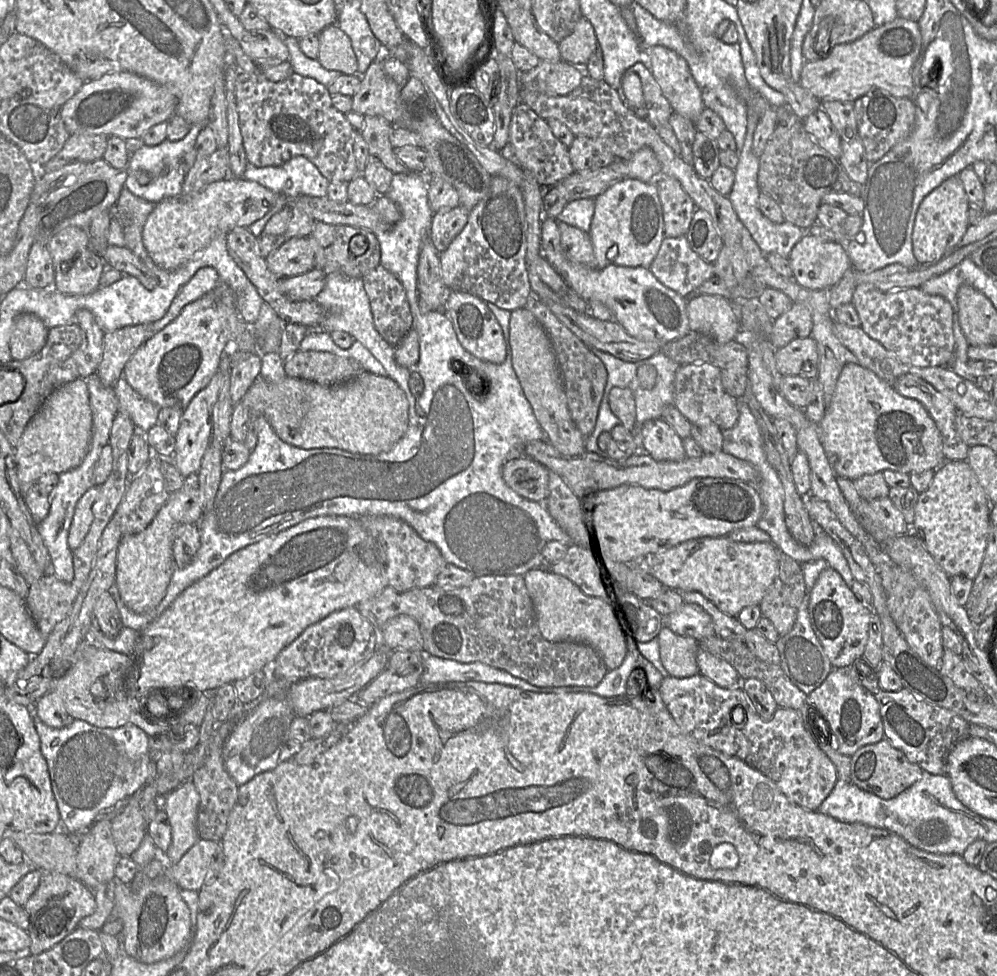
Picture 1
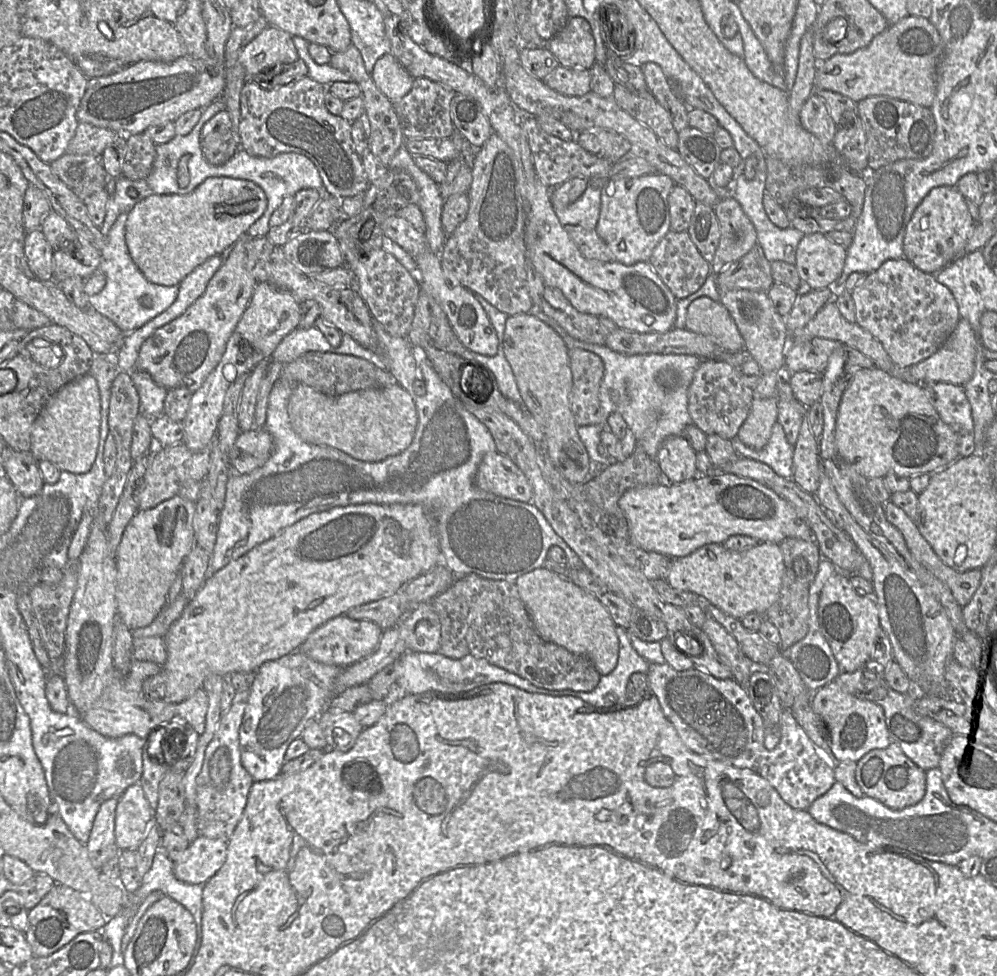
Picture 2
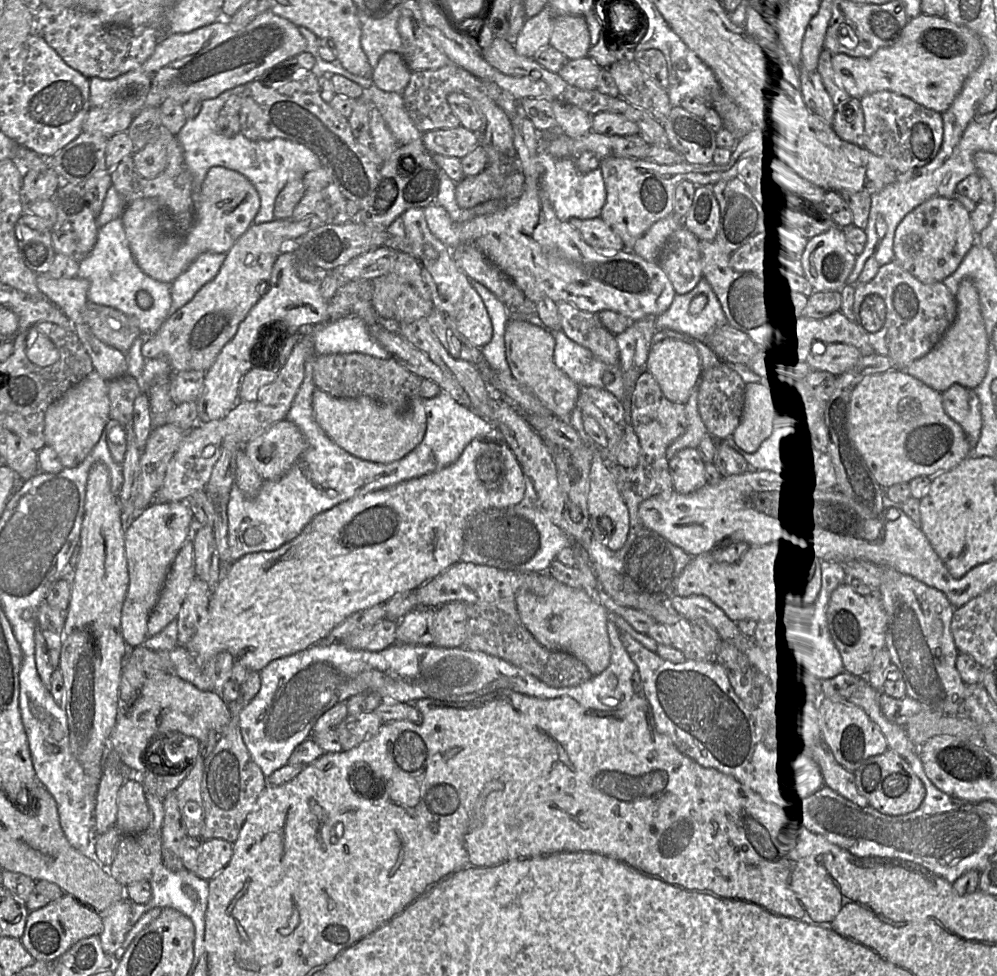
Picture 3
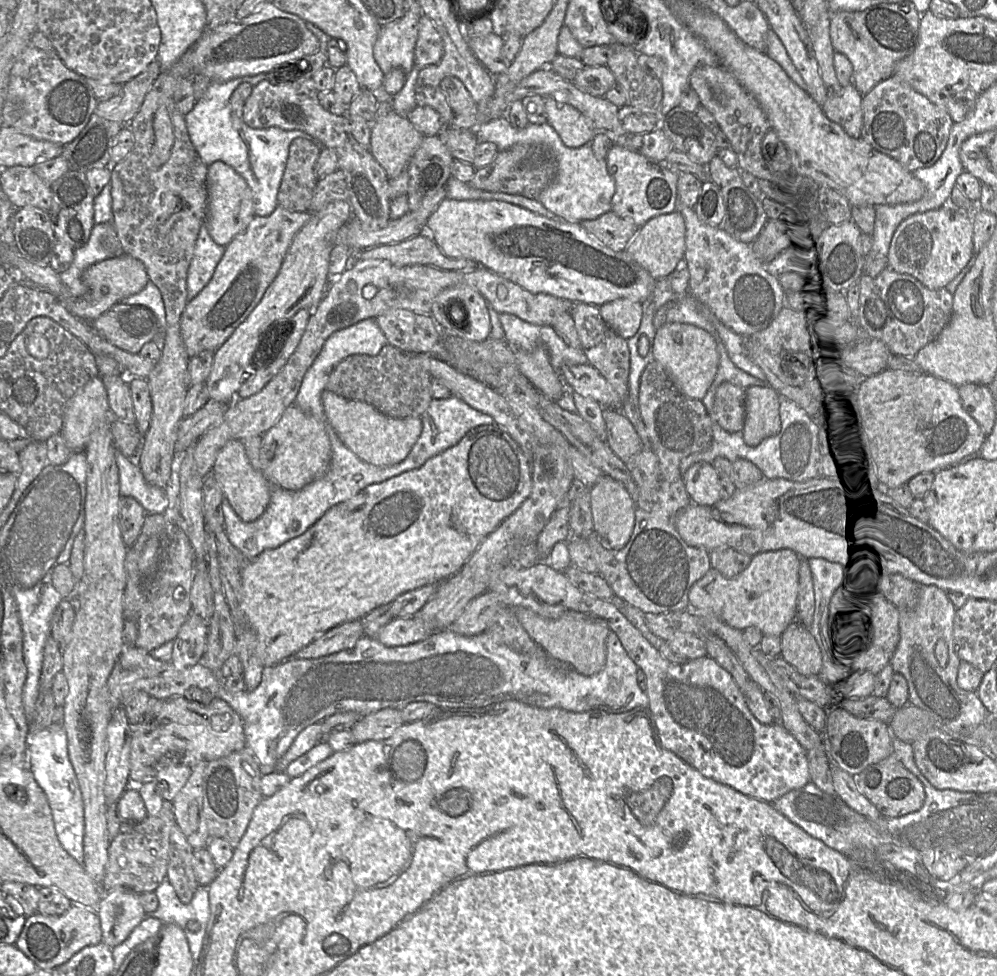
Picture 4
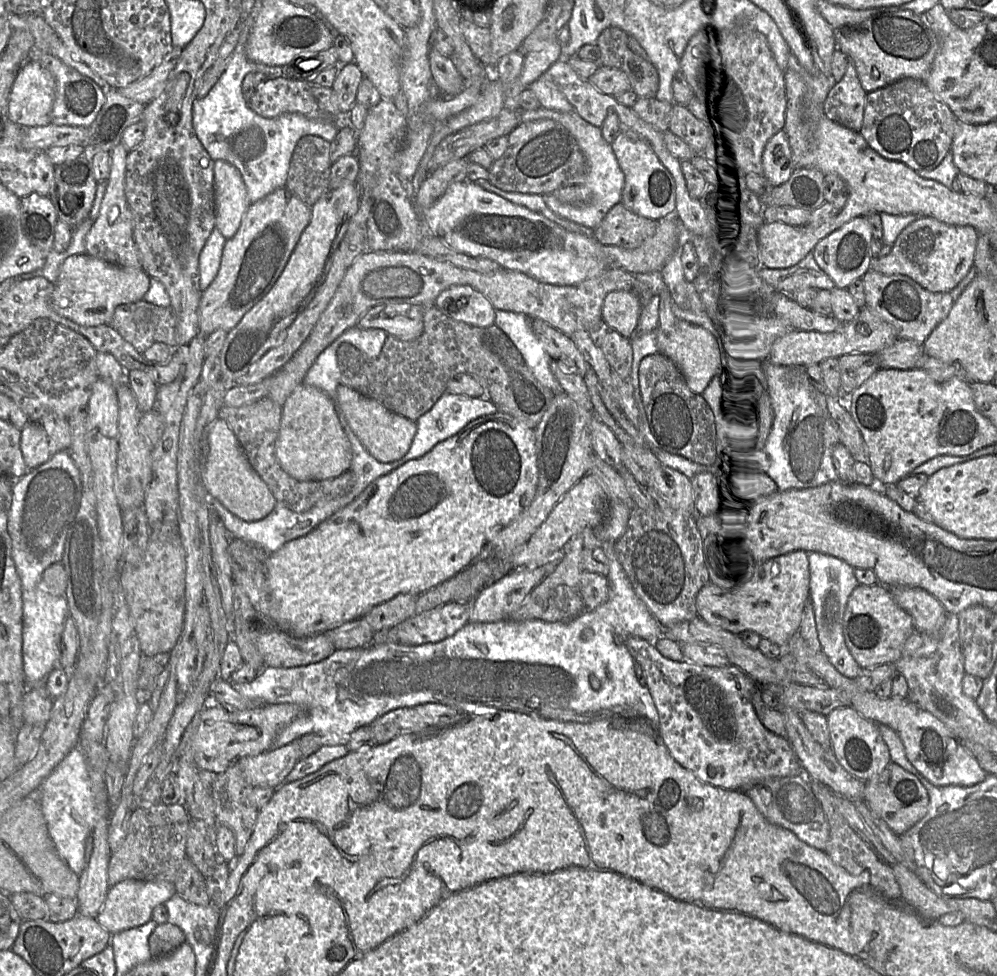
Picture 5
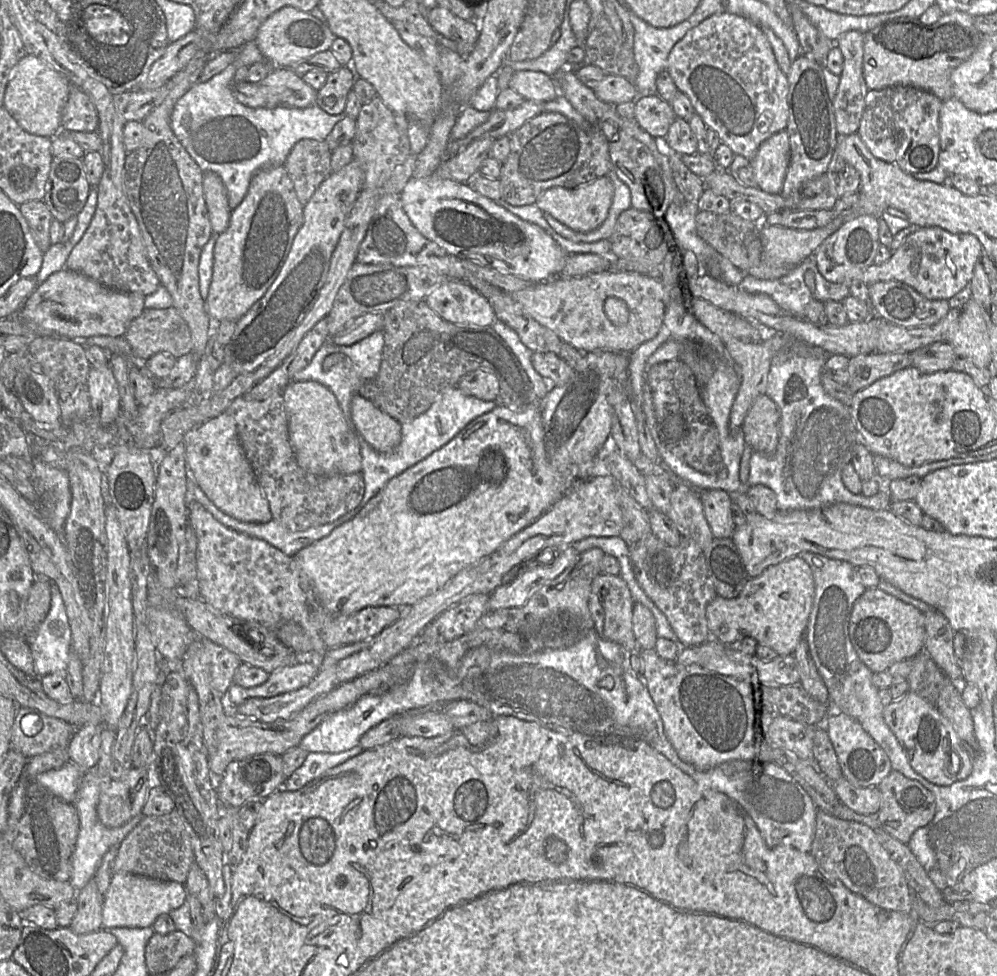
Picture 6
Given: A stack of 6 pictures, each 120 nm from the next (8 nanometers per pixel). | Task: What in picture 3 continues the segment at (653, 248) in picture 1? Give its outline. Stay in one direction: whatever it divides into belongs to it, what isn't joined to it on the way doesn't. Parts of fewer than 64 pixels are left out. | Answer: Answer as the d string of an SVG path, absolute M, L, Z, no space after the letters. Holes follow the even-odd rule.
M753 129L736 144L730 162L725 166L689 164L658 165L642 159L606 157L600 168L607 192L600 217L622 238L625 249L632 250L635 242L657 221L674 212L674 192L677 185L687 181L695 186L709 186L739 177L746 163L776 165L778 162L761 132Z

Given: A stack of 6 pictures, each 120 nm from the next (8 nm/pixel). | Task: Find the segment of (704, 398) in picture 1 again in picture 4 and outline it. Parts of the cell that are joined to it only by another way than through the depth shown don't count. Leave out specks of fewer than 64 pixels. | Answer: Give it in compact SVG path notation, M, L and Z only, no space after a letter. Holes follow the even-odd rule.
M723 382L714 397L714 422L727 432L741 432L745 421L746 390Z

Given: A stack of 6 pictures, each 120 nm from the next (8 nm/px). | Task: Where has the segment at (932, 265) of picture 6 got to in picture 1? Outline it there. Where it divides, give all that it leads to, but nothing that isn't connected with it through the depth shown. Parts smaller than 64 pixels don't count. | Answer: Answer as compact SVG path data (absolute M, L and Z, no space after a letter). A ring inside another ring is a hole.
M959 175L942 182L922 200L916 212L912 231L912 250L920 265L936 263L961 240L969 226L969 205Z

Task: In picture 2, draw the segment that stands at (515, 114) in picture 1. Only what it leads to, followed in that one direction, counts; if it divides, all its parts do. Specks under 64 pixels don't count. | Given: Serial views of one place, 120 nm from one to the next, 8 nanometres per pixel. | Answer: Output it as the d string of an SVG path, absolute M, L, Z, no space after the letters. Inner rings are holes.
M520 113L519 123L526 134L532 152L537 178L549 188L556 187L574 177L584 177L588 180L596 179L598 176L604 174L613 164L613 161L585 150L575 138L564 140L546 132L534 115Z

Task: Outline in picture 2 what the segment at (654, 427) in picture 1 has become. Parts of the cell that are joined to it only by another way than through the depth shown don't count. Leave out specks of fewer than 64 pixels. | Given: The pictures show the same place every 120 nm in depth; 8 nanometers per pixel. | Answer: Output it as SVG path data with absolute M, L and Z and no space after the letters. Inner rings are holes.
M670 436L660 445L656 460L663 479L679 483L698 476L696 451L683 436Z

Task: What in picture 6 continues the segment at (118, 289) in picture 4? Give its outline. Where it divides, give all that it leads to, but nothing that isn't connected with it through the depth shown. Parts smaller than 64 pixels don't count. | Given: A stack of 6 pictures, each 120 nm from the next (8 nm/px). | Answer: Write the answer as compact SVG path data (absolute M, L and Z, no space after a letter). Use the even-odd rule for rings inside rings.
M63 268L37 286L19 309L19 316L45 330L41 336L69 340L91 336L122 337L130 322L142 313L144 297L137 292L107 288L81 273Z

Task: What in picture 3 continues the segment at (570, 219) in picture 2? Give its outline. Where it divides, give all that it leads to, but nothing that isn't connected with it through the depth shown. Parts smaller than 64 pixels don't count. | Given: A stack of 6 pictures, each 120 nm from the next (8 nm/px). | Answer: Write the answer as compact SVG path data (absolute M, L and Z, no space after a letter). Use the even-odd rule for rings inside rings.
M551 133L540 134L538 138L538 159L542 167L541 186L551 202L555 213L561 221L573 218L581 220L600 217L606 202L607 192L601 168L582 174L576 168L576 158L556 159L545 150L543 138L548 138Z

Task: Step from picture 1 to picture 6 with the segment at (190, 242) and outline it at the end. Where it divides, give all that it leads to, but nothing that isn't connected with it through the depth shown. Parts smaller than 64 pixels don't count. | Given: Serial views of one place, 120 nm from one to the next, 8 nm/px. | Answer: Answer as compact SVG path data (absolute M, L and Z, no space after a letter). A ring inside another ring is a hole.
M213 172L203 173L202 185L212 235L219 235L227 229L232 212L228 204L226 188L221 178Z

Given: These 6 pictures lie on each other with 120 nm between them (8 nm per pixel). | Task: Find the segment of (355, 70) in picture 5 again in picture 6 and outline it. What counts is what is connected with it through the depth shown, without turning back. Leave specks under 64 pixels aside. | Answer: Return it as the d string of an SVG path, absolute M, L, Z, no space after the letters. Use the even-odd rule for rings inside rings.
M346 66L331 72L323 87L317 91L316 106L330 115L342 114L354 82L355 75Z

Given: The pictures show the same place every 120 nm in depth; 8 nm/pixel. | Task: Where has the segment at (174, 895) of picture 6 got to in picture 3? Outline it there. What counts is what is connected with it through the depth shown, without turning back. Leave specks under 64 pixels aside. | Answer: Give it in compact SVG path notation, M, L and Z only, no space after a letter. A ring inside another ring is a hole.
M123 897L100 913L103 921L103 931L100 934L101 945L103 951L109 956L113 956L122 946L132 927L131 905L132 902L127 897Z

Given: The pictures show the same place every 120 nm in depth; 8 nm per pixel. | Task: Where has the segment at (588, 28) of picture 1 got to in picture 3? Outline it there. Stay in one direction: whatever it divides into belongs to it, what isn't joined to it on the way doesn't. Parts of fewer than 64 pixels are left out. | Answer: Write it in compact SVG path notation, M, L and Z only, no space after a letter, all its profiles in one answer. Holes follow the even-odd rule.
M555 15L549 45L569 61L586 58L592 46L585 19L578 15Z

